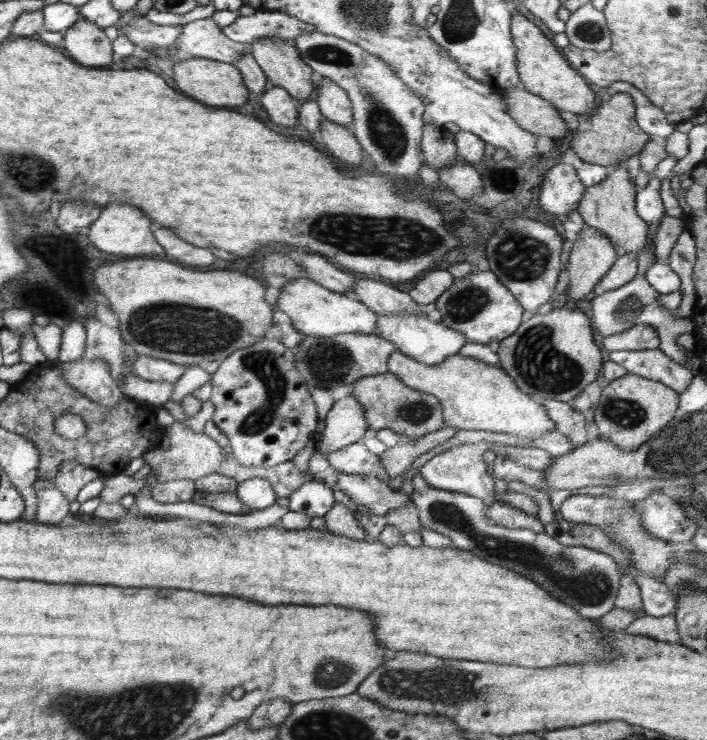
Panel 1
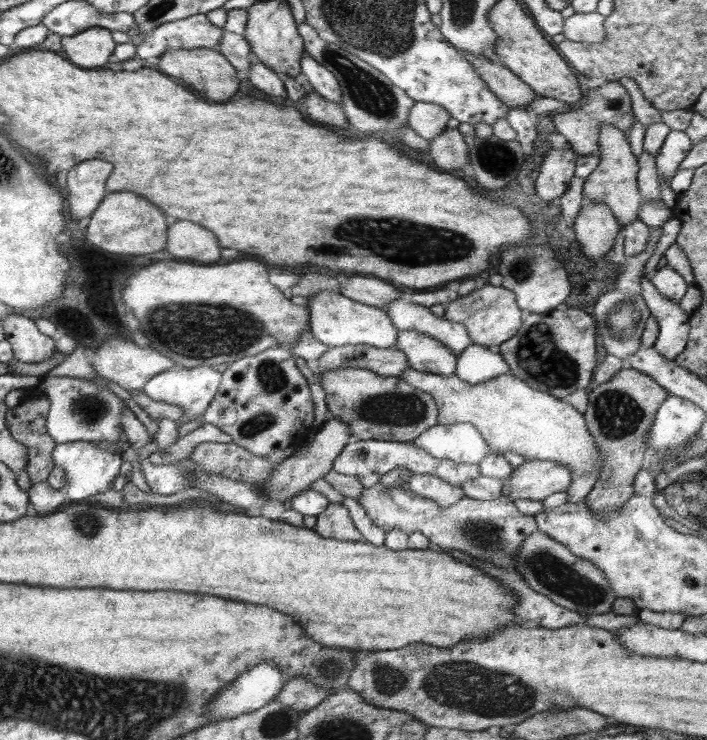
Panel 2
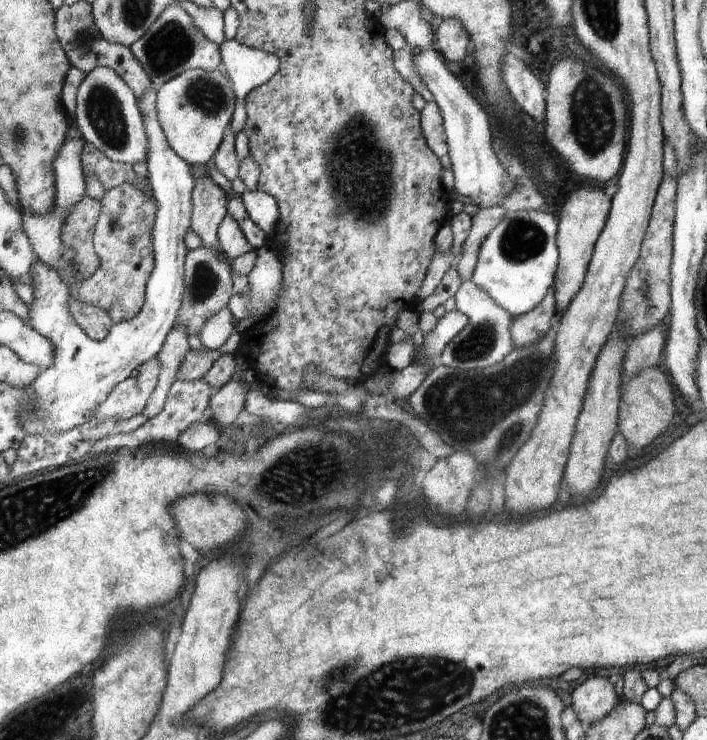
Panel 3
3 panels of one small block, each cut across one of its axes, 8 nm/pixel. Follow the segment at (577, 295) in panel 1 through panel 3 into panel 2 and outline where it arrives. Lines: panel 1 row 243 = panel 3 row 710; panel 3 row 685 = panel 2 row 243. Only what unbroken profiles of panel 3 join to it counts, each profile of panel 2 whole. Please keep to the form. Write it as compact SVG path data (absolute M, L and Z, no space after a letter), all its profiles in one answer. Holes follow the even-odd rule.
M582 200L579 214L571 222L581 251L588 259L598 261L612 249L621 225L612 210L602 201Z

